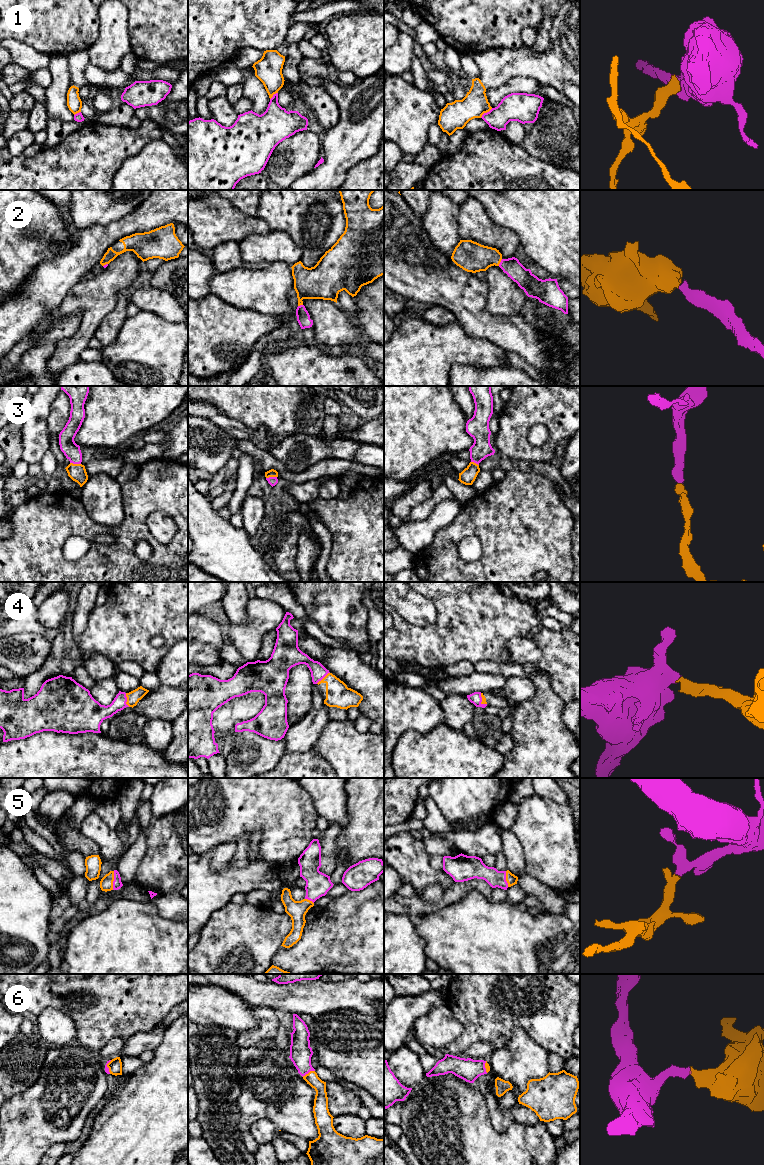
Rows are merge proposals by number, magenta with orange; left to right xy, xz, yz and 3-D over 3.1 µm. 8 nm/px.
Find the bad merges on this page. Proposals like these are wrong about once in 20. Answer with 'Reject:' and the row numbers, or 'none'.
Reject: 1

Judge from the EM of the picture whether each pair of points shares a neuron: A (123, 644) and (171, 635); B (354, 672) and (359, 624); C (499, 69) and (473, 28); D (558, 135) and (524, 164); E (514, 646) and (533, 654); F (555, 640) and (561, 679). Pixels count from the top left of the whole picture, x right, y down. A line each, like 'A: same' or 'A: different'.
A: same
B: different
C: different
D: different
E: same
F: same

